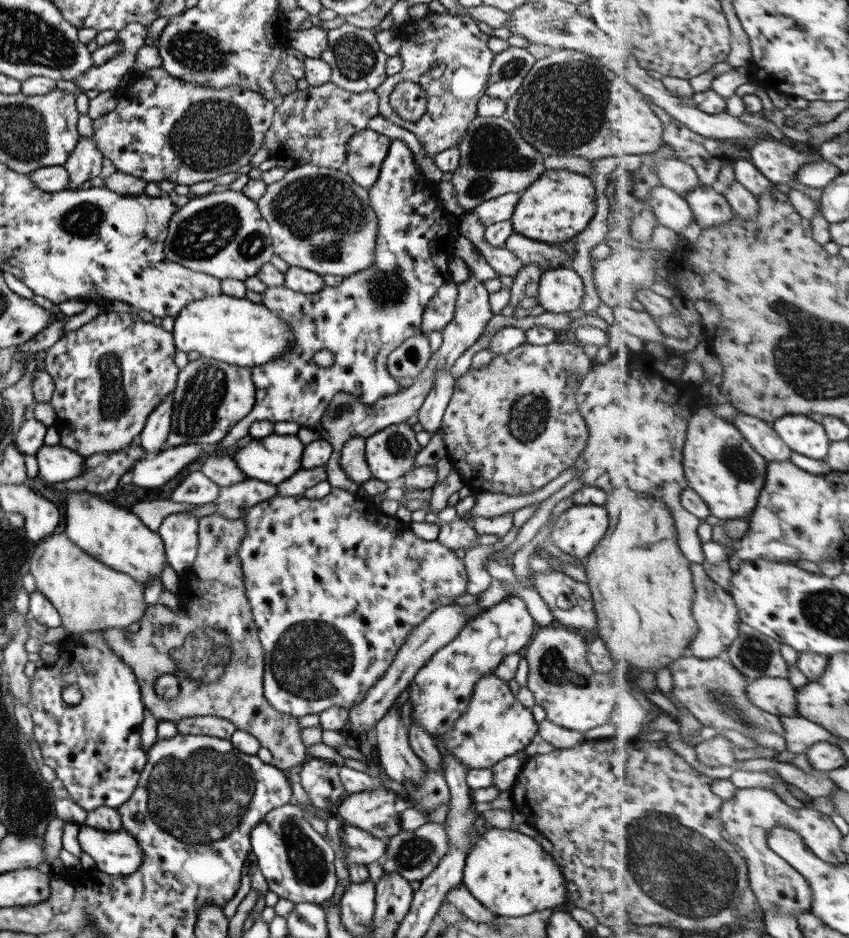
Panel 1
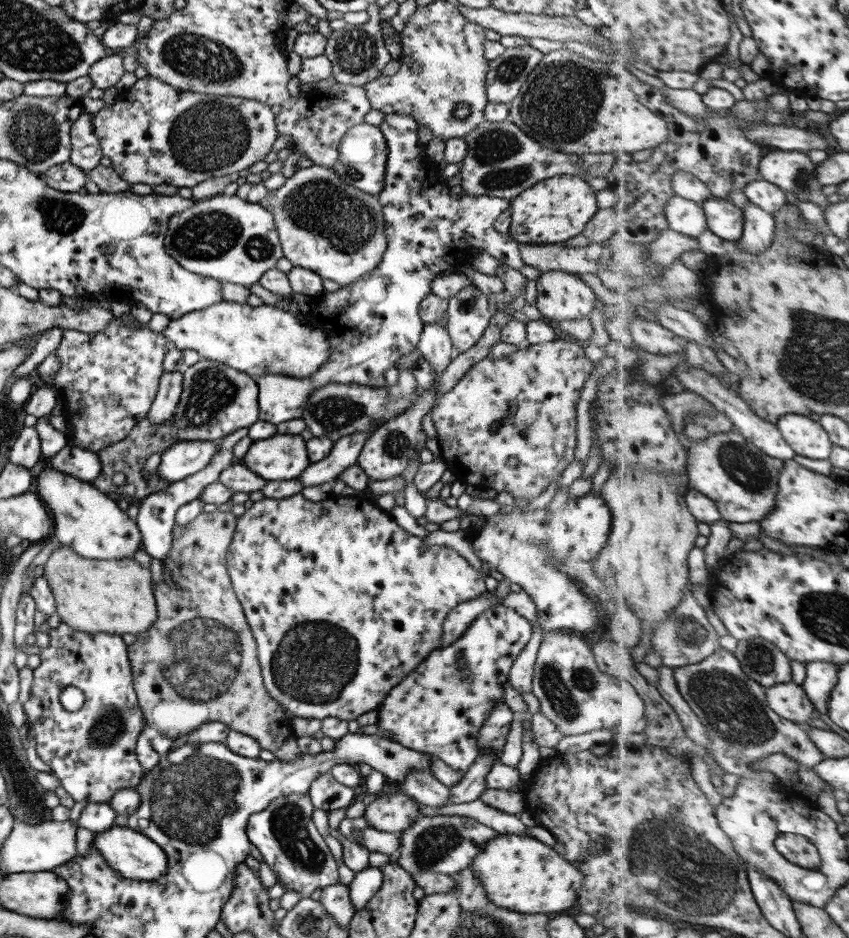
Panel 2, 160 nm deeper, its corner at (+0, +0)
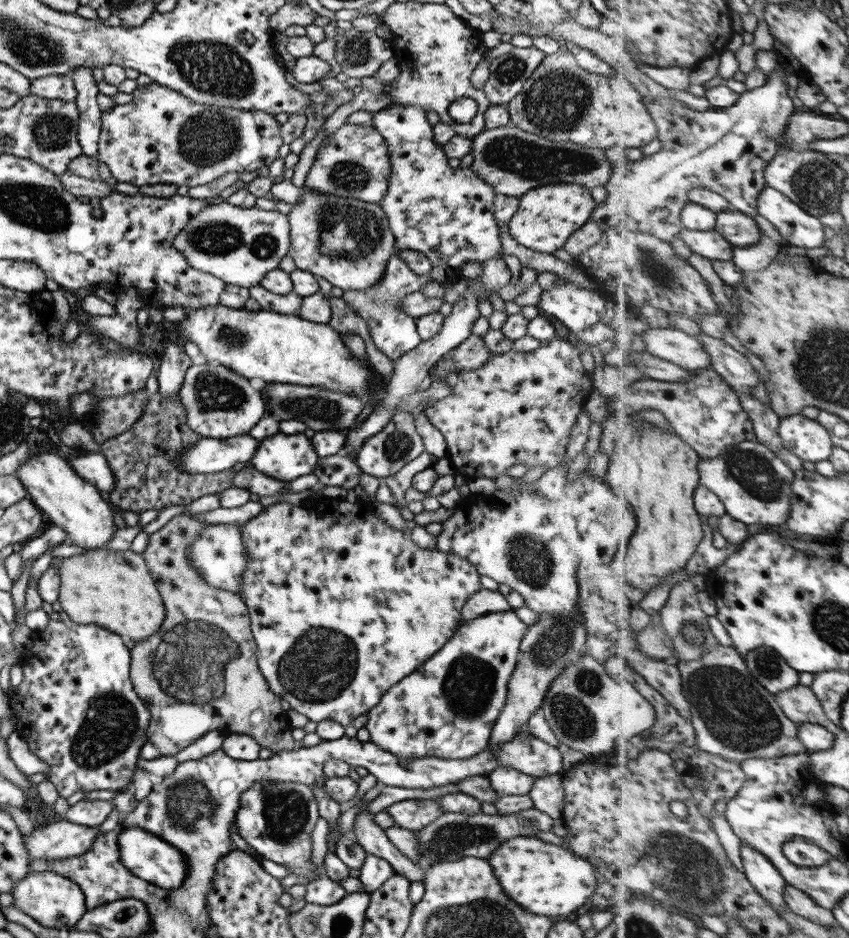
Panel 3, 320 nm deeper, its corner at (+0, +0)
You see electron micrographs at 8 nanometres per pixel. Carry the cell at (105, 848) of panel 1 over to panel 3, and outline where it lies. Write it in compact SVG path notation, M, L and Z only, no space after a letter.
M133 827L118 828L117 846L123 866L133 876L165 890L177 890L185 880L186 858L184 854L157 835Z

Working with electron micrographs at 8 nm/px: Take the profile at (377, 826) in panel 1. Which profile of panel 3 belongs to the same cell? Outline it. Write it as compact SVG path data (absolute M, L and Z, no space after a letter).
M401 800L384 809L394 820L394 825L408 831L421 830L444 810L434 800Z

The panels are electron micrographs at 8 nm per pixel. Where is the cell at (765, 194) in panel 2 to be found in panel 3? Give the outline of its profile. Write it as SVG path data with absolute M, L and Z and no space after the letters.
M766 187L759 197L760 214L774 225L791 245L821 248L826 243L825 225L820 217L805 212L783 192Z

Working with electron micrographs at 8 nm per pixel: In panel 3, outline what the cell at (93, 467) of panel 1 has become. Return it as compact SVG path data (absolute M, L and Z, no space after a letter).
M156 392L149 398L139 419L121 434L106 438L100 444L114 476L114 487L105 499L116 510L161 510L165 506L187 504L203 495L223 492L232 486L233 469L214 474L194 475L180 471L174 462L200 437L186 423L186 410L177 395L164 397Z

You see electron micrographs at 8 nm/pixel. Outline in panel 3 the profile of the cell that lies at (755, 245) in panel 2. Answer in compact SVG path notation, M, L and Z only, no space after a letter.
M762 234L759 244L735 246L733 262L743 272L759 272L765 270L775 260L780 247L769 236Z

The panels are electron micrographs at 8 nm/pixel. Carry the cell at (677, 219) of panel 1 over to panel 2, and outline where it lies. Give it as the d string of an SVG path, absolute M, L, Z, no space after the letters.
M679 195L669 201L666 215L671 229L689 236L701 236L708 229L707 215L701 204Z

